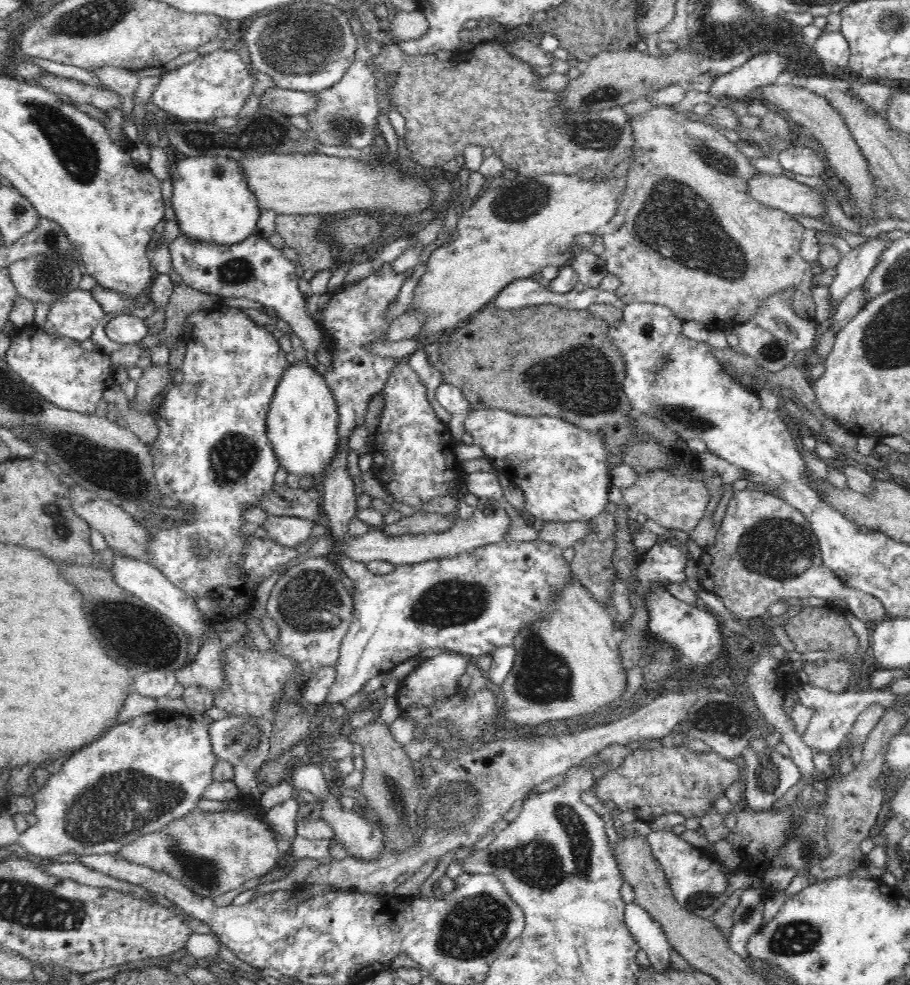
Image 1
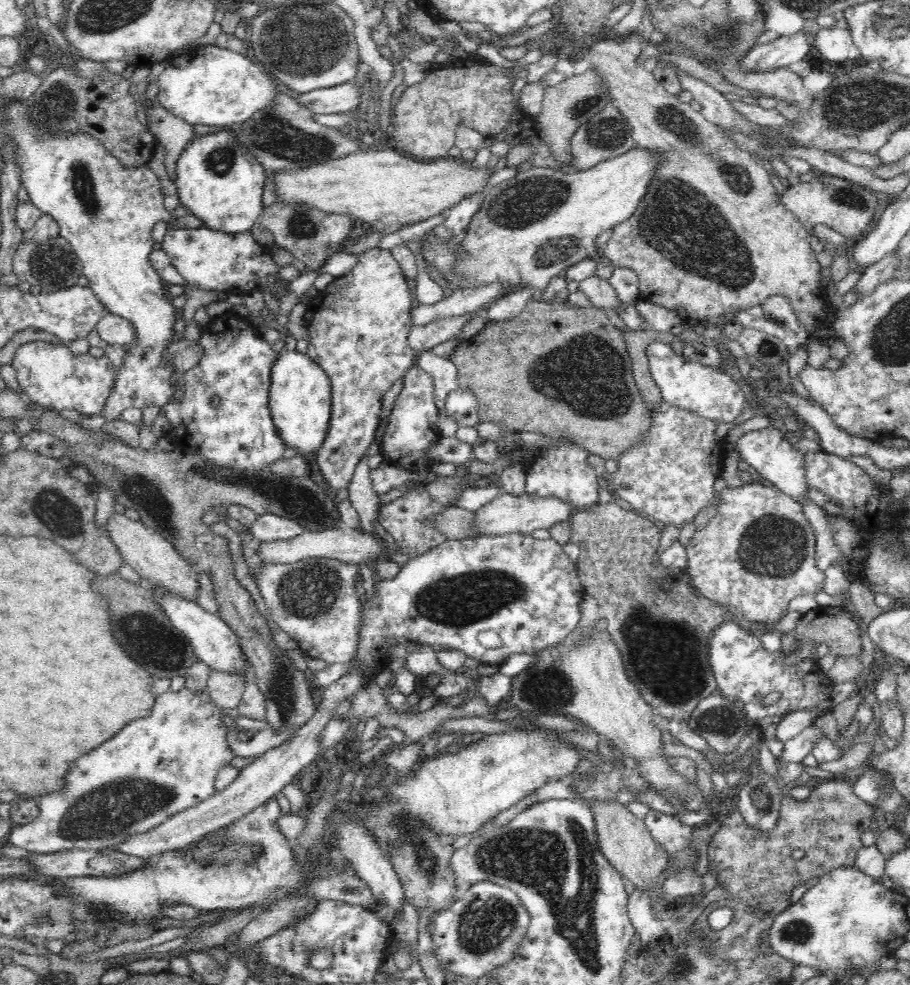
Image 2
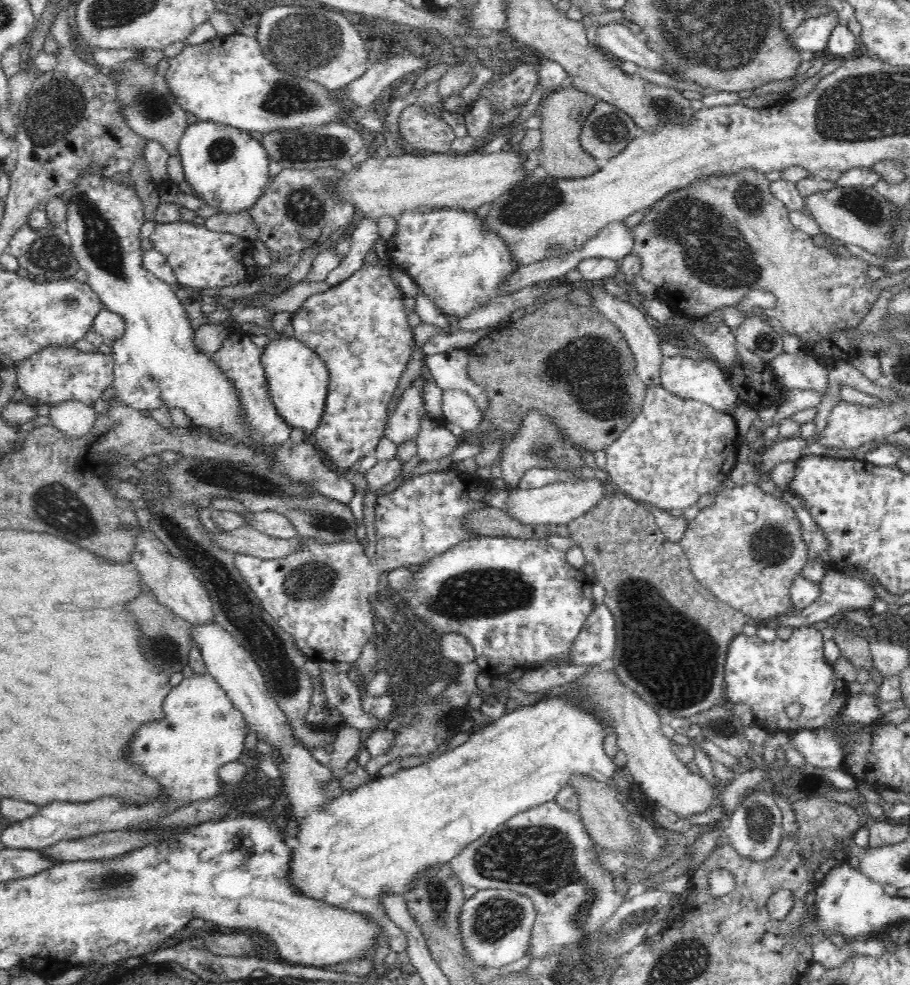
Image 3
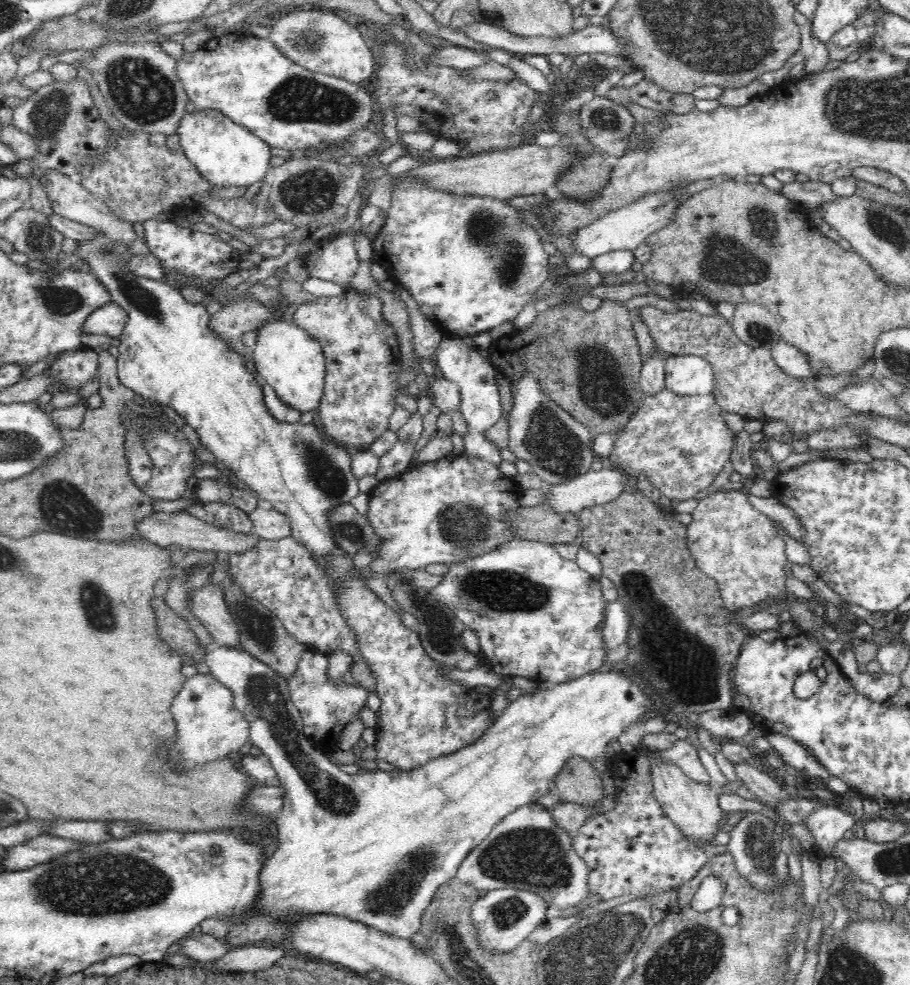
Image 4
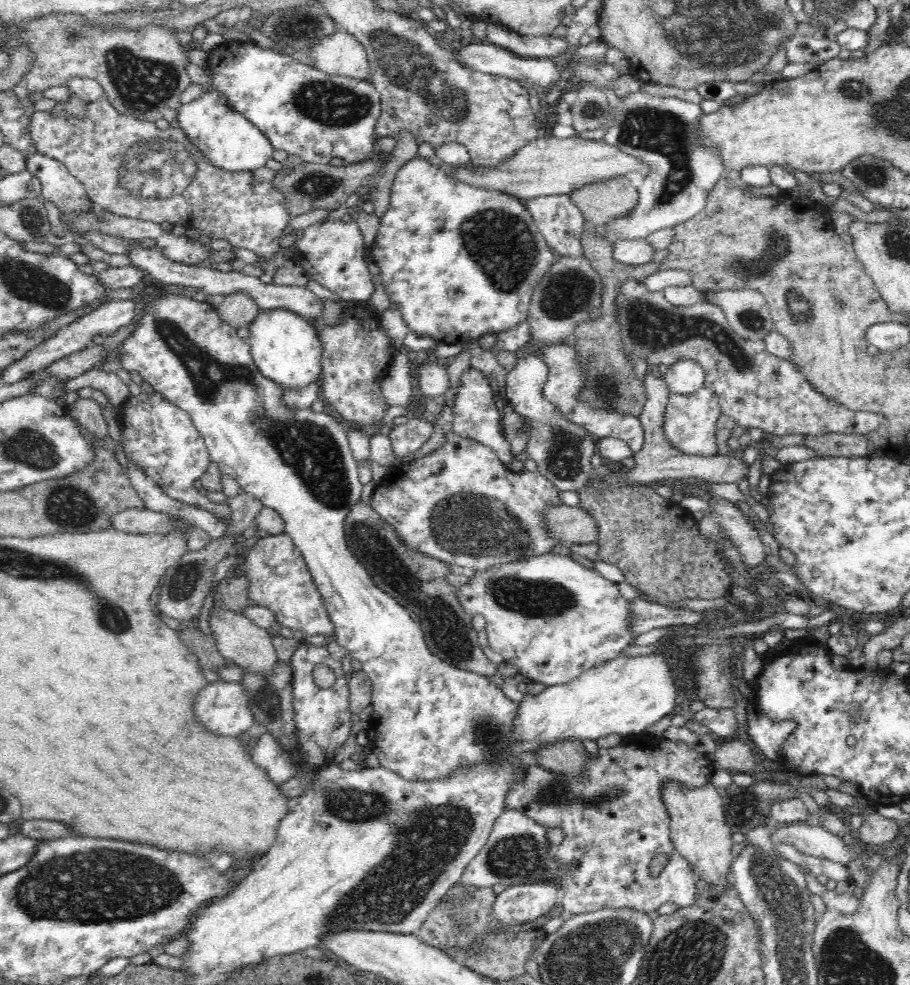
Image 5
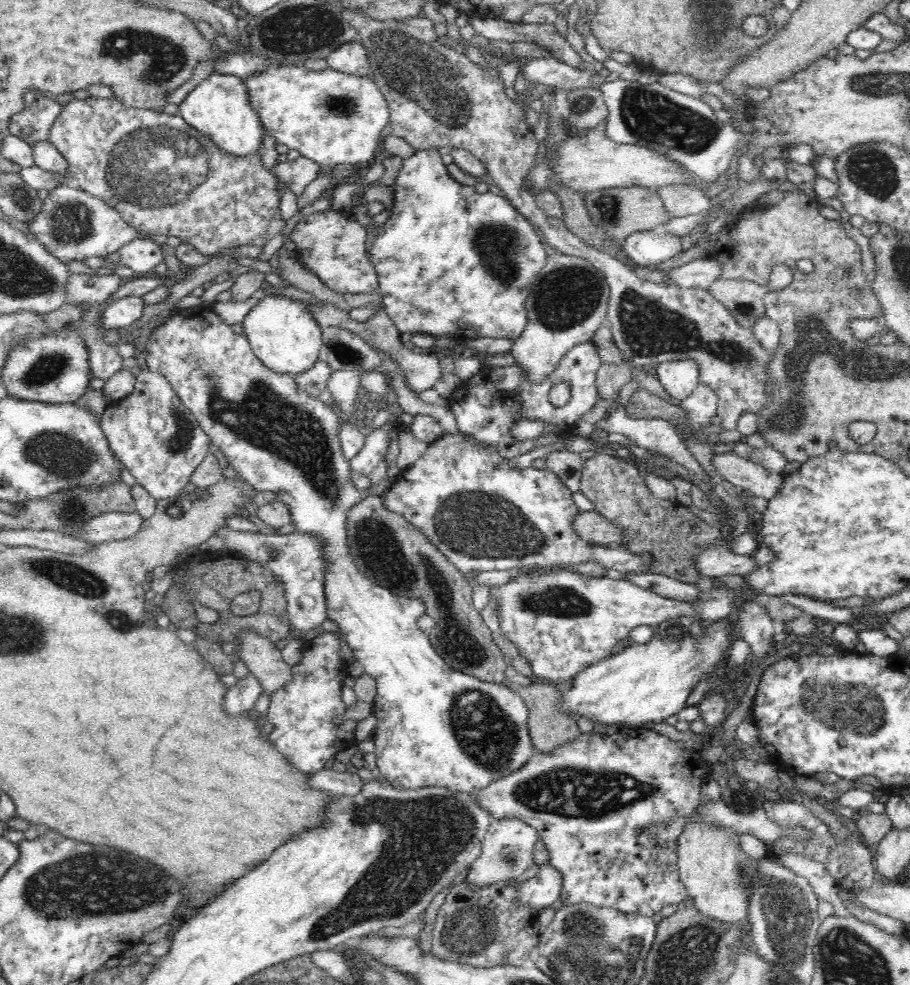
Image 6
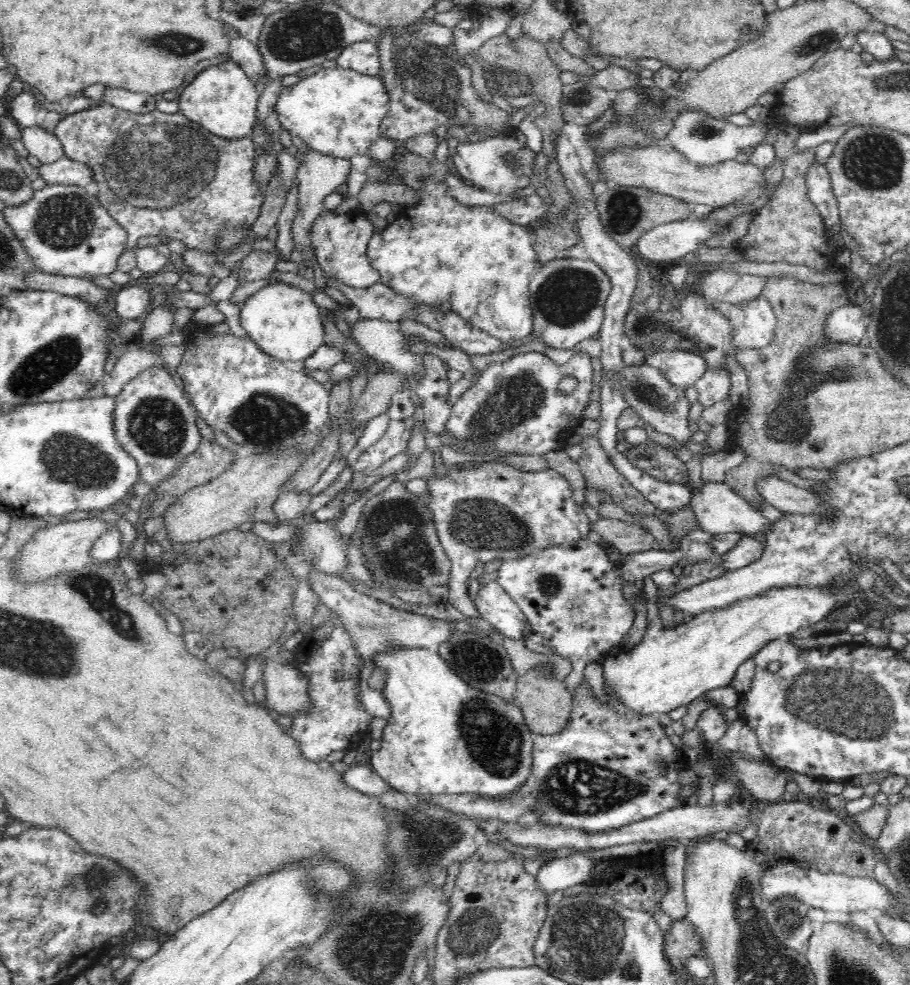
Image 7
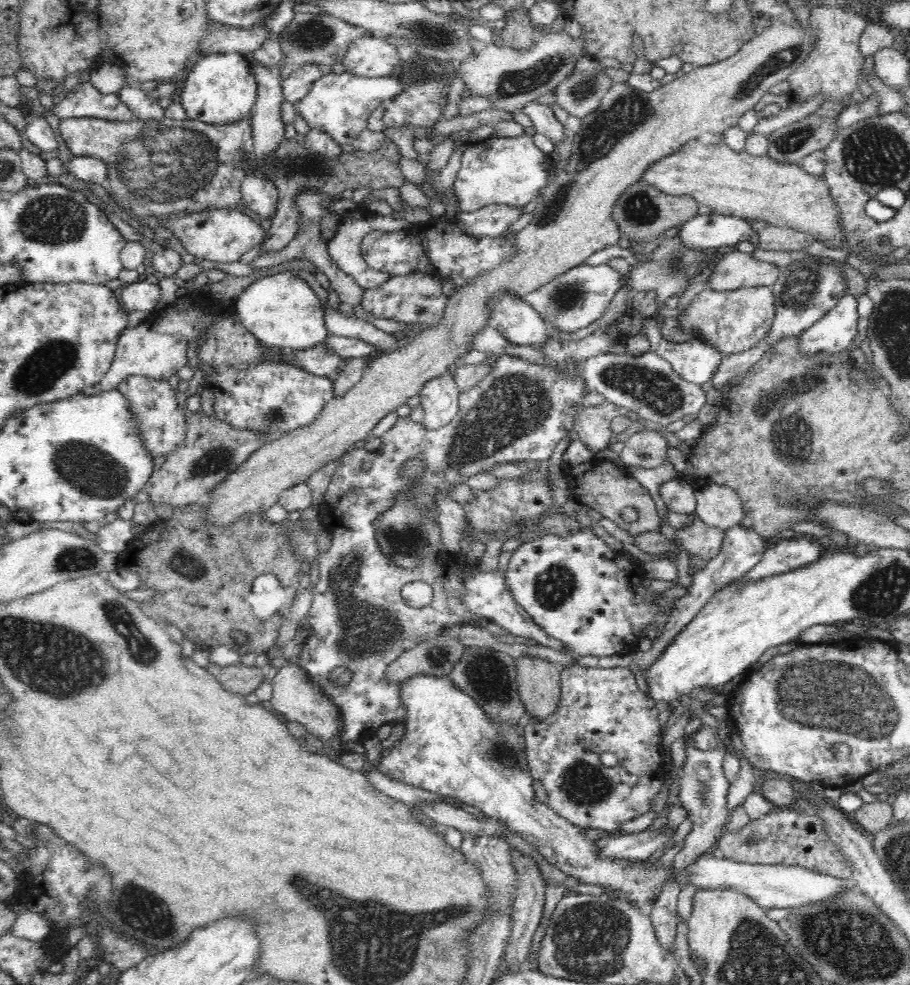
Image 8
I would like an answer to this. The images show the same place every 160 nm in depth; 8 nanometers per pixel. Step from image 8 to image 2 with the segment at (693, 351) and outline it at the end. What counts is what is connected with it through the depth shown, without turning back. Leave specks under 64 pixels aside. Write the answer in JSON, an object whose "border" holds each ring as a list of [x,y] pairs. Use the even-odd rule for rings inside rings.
{"border":[[[652,342],[646,350],[652,380],[668,405],[688,410],[712,420],[716,424],[734,424],[742,410],[747,408],[746,396],[729,374],[702,365],[699,361],[684,358],[666,342]]]}

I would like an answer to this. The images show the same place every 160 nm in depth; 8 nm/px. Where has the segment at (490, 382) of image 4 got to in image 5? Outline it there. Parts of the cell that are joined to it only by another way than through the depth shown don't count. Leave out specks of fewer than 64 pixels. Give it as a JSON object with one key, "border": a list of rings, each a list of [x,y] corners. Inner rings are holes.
{"border":[[[472,367],[466,369],[458,386],[458,397],[454,401],[453,432],[462,438],[480,442],[483,446],[490,448],[499,457],[499,460],[507,465],[513,459],[516,459],[516,456],[511,453],[508,440],[504,438],[502,431],[500,431],[498,401],[494,400],[494,397],[494,390],[491,390],[490,380],[486,377],[486,374]]]}

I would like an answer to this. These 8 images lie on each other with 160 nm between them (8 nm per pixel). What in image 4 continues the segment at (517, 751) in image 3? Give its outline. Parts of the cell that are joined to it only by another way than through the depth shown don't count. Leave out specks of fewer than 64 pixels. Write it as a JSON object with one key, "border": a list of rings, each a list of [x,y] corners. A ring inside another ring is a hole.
{"border":[[[215,646],[211,648],[203,656],[204,662],[209,668],[210,674],[220,683],[220,685],[232,691],[232,698],[234,707],[244,715],[244,719],[250,723],[249,740],[252,744],[258,746],[269,758],[270,764],[278,775],[279,787],[284,791],[283,808],[274,817],[273,822],[277,823],[279,835],[278,849],[269,858],[268,863],[260,873],[259,881],[261,882],[261,897],[259,898],[259,915],[254,913],[253,917],[248,917],[246,922],[242,924],[233,924],[233,922],[225,922],[219,918],[207,918],[198,927],[197,931],[205,934],[210,934],[218,939],[224,939],[229,944],[229,950],[245,947],[246,944],[254,944],[260,942],[261,945],[279,946],[282,943],[287,944],[286,940],[291,939],[291,930],[287,924],[278,924],[275,920],[276,916],[285,920],[284,916],[290,912],[303,912],[304,914],[316,914],[316,912],[328,912],[337,916],[347,916],[354,921],[358,921],[364,925],[376,928],[384,934],[394,936],[395,938],[402,938],[411,940],[421,928],[421,918],[434,898],[437,889],[450,879],[456,877],[456,874],[461,866],[461,863],[466,859],[466,856],[478,846],[484,838],[491,834],[491,831],[502,822],[508,814],[514,813],[514,810],[522,808],[528,804],[538,803],[542,796],[549,795],[555,786],[555,778],[562,770],[562,767],[574,757],[580,757],[590,763],[595,761],[602,761],[609,771],[616,766],[614,758],[606,757],[604,748],[608,746],[612,740],[617,740],[618,736],[624,732],[626,726],[634,724],[634,722],[643,722],[647,717],[652,716],[655,711],[652,709],[652,702],[650,698],[644,693],[644,689],[638,683],[632,680],[632,676],[621,672],[607,671],[601,672],[597,669],[592,669],[590,672],[585,673],[579,679],[566,681],[559,685],[554,685],[546,691],[538,691],[518,697],[514,702],[511,702],[496,720],[486,728],[486,732],[478,738],[476,742],[470,742],[452,752],[426,762],[424,766],[420,766],[412,770],[384,771],[377,770],[373,772],[360,771],[356,774],[346,774],[338,769],[336,763],[330,761],[329,755],[324,754],[323,751],[318,749],[312,741],[310,741],[305,732],[303,731],[302,717],[298,707],[292,702],[291,688],[289,681],[280,677],[275,673],[272,668],[266,666],[266,663],[254,658],[250,653],[240,650],[240,648],[228,646]]]}

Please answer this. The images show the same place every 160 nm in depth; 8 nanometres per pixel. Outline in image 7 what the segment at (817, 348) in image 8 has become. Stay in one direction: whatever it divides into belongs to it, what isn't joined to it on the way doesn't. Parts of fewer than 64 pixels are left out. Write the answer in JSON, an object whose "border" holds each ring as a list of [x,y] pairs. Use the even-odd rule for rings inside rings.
{"border":[[[858,305],[844,306],[832,312],[826,322],[826,335],[835,342],[859,344],[868,334],[865,314]]]}

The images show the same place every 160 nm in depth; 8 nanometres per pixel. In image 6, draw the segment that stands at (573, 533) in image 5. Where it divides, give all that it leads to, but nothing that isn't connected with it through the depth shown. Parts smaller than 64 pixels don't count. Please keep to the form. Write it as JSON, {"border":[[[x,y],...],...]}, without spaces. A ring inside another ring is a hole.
{"border":[[[578,510],[572,526],[578,536],[592,546],[612,545],[613,547],[623,547],[621,543],[624,530],[616,527],[612,522],[606,520],[606,517],[594,510]]]}

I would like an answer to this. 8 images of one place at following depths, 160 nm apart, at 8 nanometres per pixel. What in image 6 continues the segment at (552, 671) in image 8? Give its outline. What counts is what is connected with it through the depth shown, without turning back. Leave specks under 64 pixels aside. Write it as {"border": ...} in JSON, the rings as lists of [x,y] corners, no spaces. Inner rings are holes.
{"border":[[[532,682],[528,686],[511,684],[510,687],[525,700],[529,708],[527,725],[535,752],[553,754],[558,746],[565,745],[566,742],[572,742],[574,738],[580,736],[580,731],[574,718],[562,713],[562,710],[558,710],[558,698],[560,698],[561,692],[555,686],[550,683]]]}

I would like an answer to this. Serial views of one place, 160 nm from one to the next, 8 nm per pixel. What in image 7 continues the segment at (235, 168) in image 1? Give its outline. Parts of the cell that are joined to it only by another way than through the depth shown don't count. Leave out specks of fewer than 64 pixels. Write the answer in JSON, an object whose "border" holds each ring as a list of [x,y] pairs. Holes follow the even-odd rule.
{"border":[[[232,60],[209,66],[197,73],[178,97],[179,112],[208,132],[225,139],[250,137],[257,125],[259,92],[246,71]]]}

